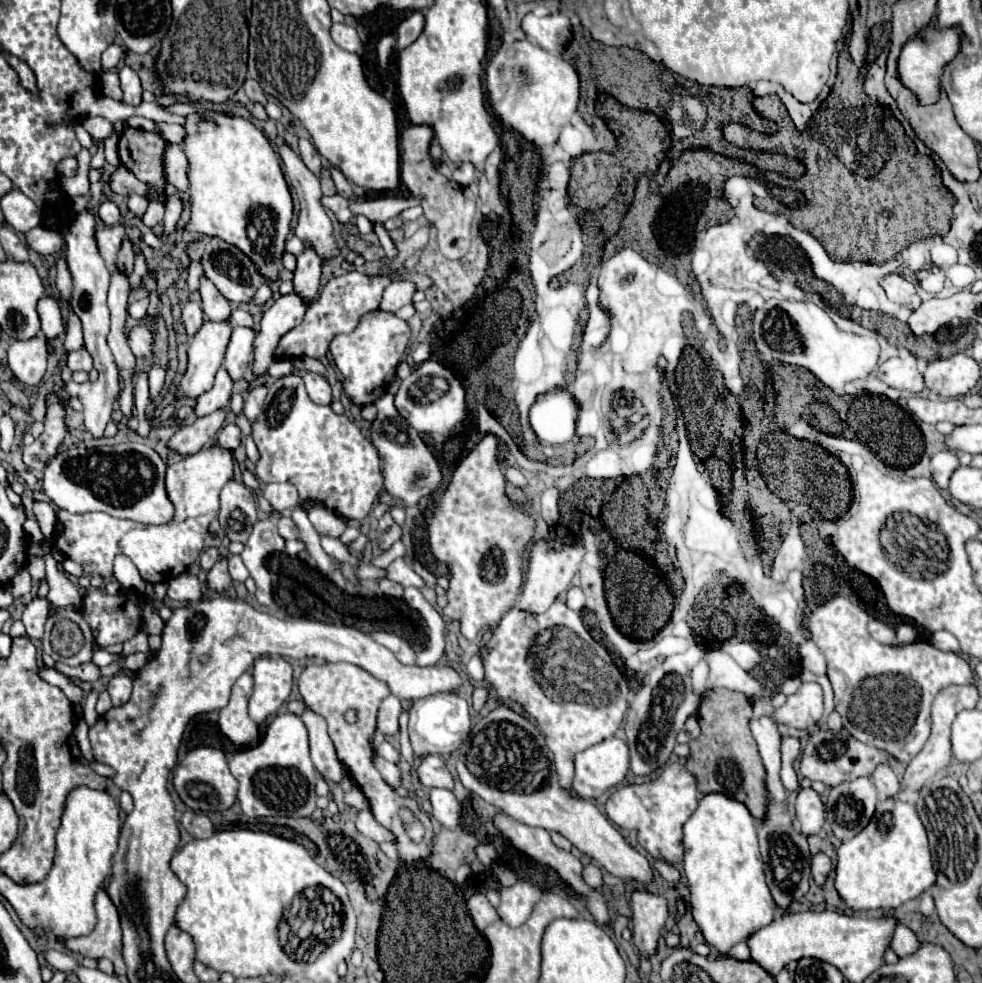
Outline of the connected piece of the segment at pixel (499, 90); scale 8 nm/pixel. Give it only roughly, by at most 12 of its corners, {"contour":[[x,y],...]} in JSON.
{"contour":[[527,40],[485,80],[493,110],[537,148],[577,112],[575,68]]}

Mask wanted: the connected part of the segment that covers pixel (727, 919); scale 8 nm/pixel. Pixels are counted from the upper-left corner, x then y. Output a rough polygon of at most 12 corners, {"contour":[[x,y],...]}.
{"contour":[[707,794],[683,826],[689,910],[723,954],[773,920],[755,818]]}

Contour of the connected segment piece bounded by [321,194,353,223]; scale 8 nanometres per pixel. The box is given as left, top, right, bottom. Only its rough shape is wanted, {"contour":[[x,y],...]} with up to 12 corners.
{"contour":[[336,194],[323,196],[321,203],[340,223],[353,219],[349,201]]}

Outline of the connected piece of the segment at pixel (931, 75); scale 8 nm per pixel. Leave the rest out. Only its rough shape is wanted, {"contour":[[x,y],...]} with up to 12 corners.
{"contour":[[931,20],[903,44],[897,76],[919,104],[941,96],[961,28]]}

